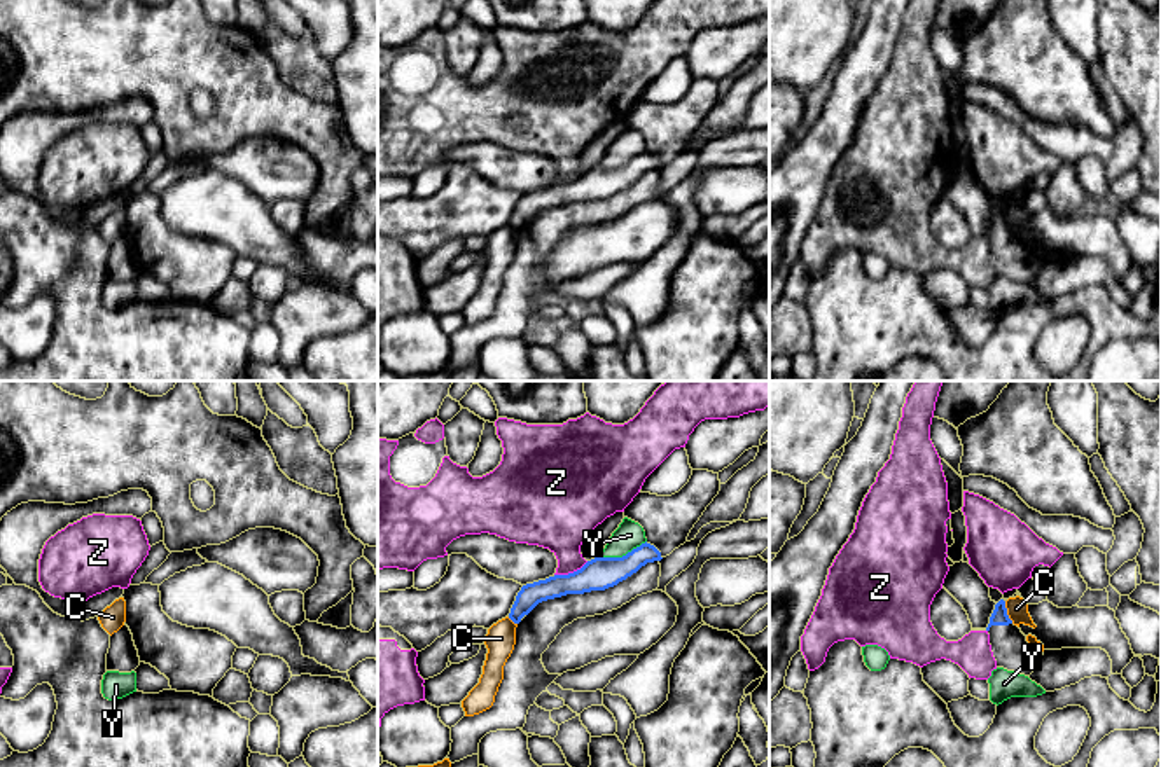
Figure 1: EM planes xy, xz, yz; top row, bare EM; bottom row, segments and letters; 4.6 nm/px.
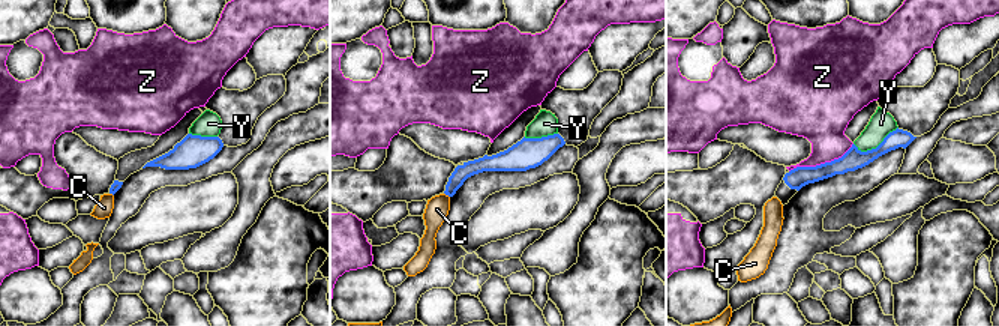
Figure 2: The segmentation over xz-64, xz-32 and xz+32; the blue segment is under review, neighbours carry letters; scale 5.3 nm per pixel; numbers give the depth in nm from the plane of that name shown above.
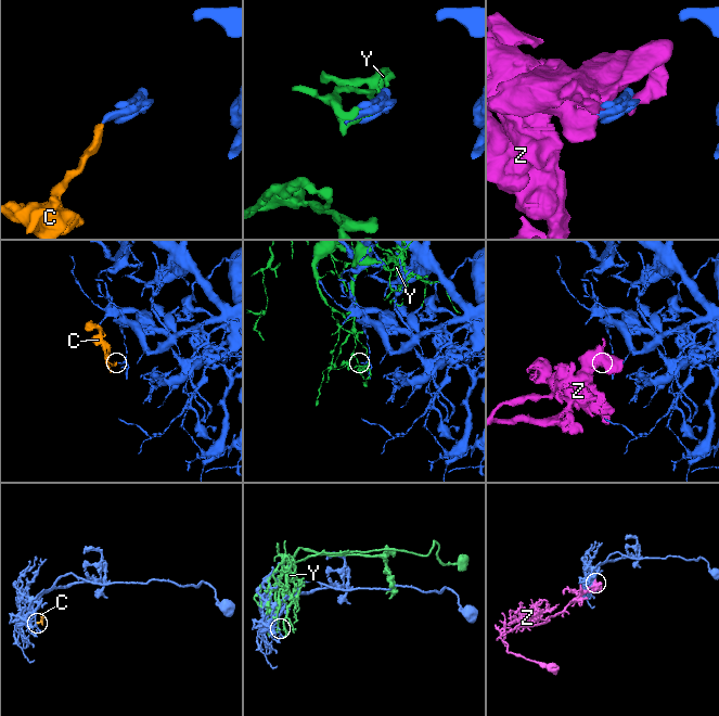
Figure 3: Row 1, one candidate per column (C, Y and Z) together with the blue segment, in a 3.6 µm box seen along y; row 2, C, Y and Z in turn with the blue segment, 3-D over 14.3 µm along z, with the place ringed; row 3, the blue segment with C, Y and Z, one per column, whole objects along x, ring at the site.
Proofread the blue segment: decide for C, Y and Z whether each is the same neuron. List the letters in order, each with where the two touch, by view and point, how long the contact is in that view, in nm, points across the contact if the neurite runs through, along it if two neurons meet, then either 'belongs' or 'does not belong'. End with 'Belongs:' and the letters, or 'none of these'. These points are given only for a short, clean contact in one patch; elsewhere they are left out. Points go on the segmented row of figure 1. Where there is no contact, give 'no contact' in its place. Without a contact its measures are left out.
C: meets blue in yz at (1006, 612); contact 110 nm long; border along yz (1004, 601), (1006, 614), (1013, 622); does not belong
Y: meets blue in xz at (623, 556); contact 220 nm long; does not belong
Z: meets blue in xz at (570, 573); contact 170 nm long; does not belong
Belongs: none of these

